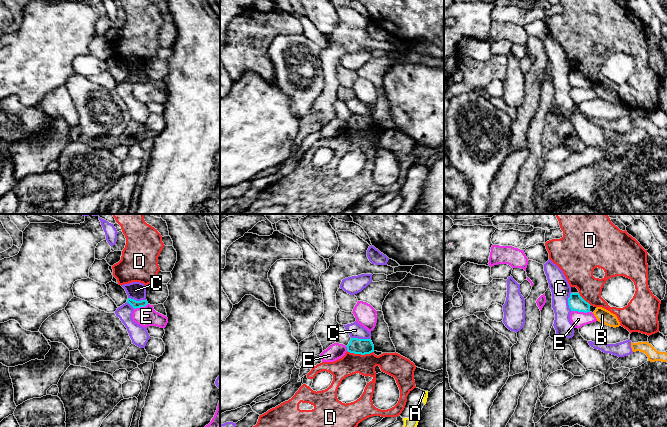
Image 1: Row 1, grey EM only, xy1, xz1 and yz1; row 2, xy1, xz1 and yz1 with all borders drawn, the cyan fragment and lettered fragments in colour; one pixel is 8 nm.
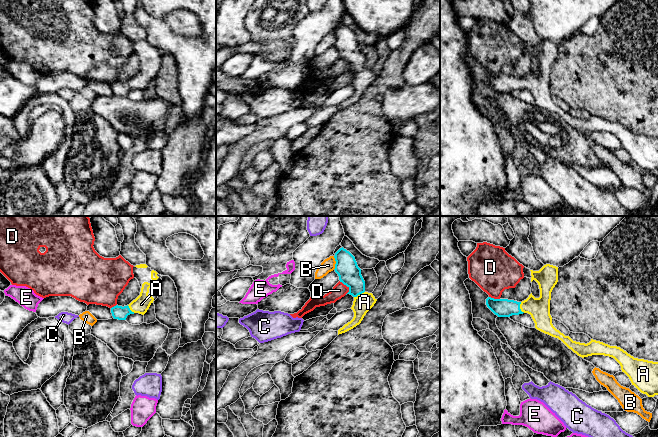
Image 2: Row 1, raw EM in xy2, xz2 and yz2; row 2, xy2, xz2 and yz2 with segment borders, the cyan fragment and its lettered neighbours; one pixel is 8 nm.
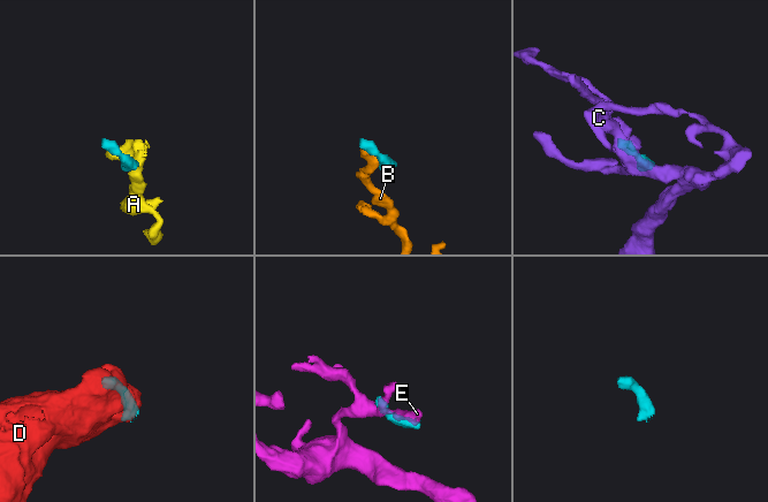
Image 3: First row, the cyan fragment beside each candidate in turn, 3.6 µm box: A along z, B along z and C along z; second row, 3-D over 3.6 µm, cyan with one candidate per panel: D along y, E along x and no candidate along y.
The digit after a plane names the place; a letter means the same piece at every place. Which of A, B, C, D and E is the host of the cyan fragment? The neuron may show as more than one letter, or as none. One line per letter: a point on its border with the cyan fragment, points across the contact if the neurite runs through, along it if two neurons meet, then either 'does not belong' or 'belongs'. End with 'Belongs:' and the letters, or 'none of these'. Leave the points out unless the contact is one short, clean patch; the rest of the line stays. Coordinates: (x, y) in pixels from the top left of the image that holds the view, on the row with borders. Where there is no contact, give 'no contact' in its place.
A: yz2 (519, 308) | across yz2 (501, 307), (519, 308), (539, 308) | belongs
B: xz2 (336, 263) | along xz2 (333, 256), (335, 261), (334, 269) | does not belong
C: xz1 (360, 339) | along xz1 (351, 337), (369, 339) | does not belong
D: xz1 (360, 353) | does not belong
E: yz1 (581, 311) | along yz1 (572, 310), (589, 312) | does not belong
Belongs: A

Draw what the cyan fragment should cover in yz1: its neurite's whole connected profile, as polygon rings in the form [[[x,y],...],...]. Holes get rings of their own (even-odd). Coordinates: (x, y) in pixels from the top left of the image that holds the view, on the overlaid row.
[[[571,293],[568,298],[568,305],[571,311],[590,312],[590,304],[586,302],[579,293]]]

